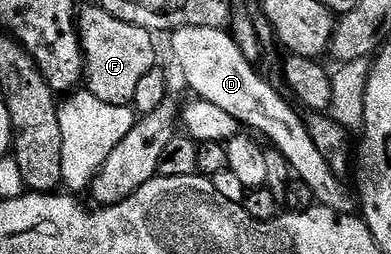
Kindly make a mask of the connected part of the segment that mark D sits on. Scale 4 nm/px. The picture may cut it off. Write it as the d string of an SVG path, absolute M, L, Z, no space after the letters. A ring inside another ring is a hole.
M183 27L182 29L172 30L171 37L173 37L173 57L177 60L177 65L181 68L181 73L185 76L186 83L197 92L194 94L200 100L207 103L215 103L215 107L220 107L223 111L227 111L227 115L235 115L235 119L242 126L247 125L249 128L254 129L254 131L251 130L254 134L262 133L262 135L257 135L264 138L266 142L269 140L273 144L270 146L285 157L285 162L289 165L290 170L296 174L300 181L307 183L307 187L311 187L318 206L334 209L340 213L356 214L358 212L359 205L355 200L354 194L352 192L349 194L345 190L345 185L341 182L344 180L330 167L327 159L323 159L323 155L319 153L319 147L315 147L315 143L309 134L306 118L304 116L301 118L296 113L298 110L288 100L285 102L257 74L258 66L254 62L247 60L243 55L243 51L239 51L232 32L225 29L216 29L215 27Z

